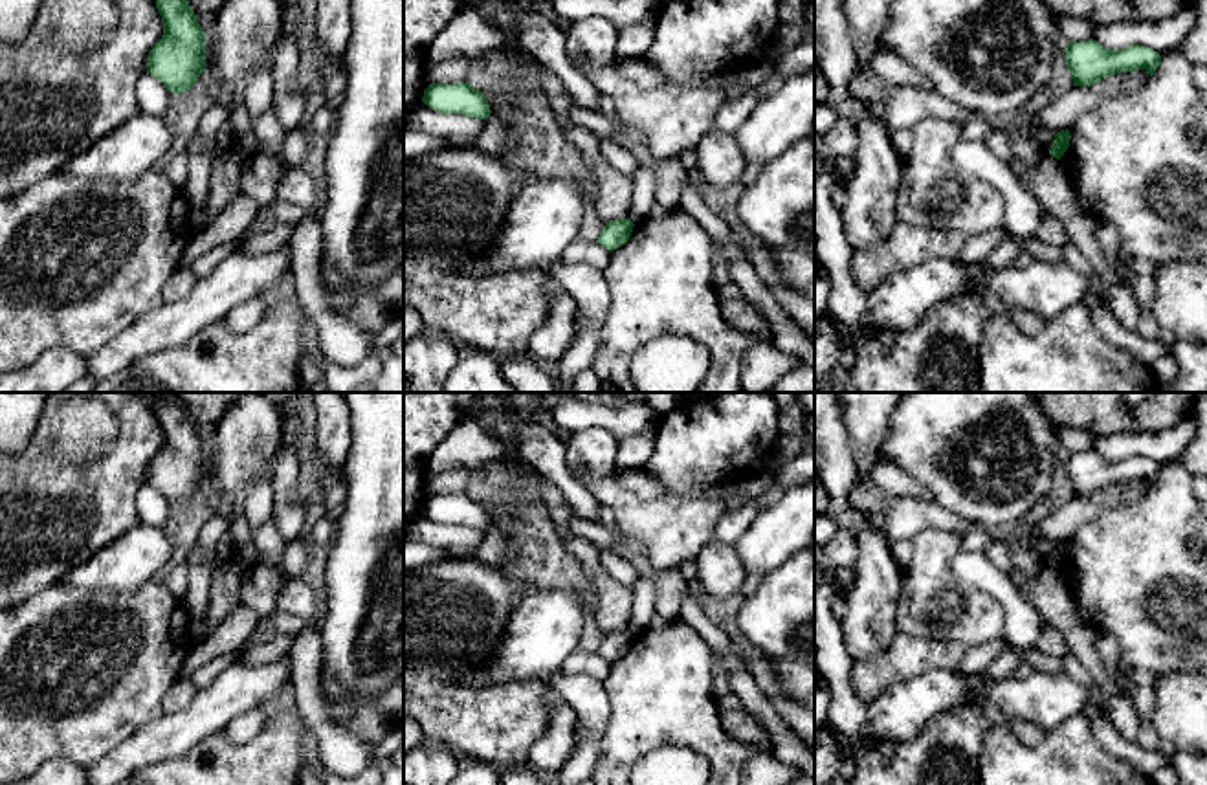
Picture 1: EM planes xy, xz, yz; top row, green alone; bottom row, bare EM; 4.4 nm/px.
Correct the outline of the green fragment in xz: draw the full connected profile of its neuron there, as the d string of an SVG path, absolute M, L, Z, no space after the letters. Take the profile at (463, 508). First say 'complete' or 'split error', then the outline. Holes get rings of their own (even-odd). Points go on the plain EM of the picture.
complete; M433 493L424 501L422 512L442 525L462 525L466 528L486 530L492 521L479 501L470 493L440 495Z

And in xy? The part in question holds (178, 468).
complete; M158 392L156 420L163 446L149 462L147 484L171 504L183 504L205 481L205 444L185 407L167 392Z

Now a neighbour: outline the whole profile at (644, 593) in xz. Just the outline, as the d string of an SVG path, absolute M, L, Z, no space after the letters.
M640 578L633 587L633 611L627 627L635 636L649 629L651 618L657 614L655 600L657 580Z

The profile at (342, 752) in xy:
M303 578L286 580L277 600L277 611L306 622L295 635L288 653L292 666L288 699L317 741L317 754L325 770L339 778L354 778L371 767L374 757L360 735L341 728L328 717L328 708L321 695L323 646L312 587Z

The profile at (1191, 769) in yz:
M1176 752L1170 759L1178 785L1207 785L1207 754Z

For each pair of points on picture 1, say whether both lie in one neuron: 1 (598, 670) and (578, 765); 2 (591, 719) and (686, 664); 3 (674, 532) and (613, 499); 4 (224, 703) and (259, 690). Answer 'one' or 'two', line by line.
1: two
2: two
3: one
4: one

